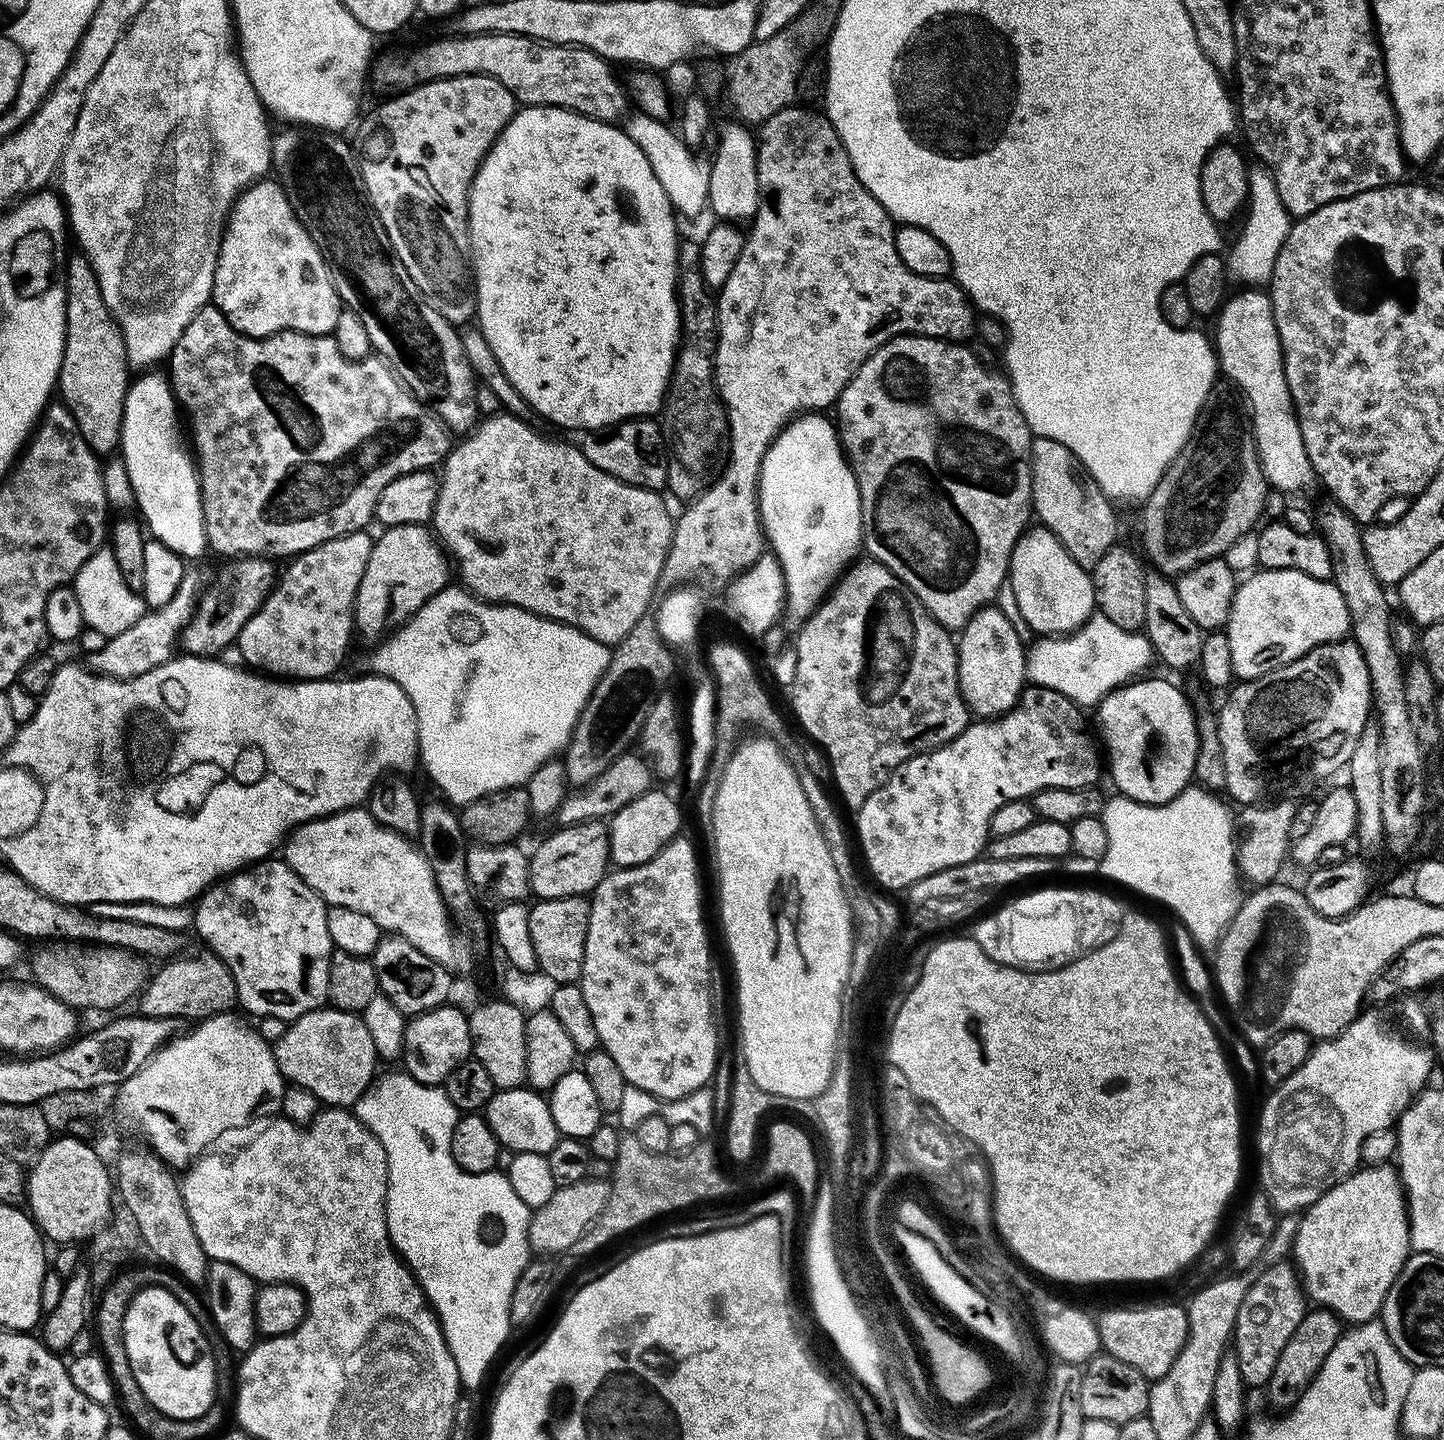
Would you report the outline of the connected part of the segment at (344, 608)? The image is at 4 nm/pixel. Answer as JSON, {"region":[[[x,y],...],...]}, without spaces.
{"region":[[[361,530],[358,532],[351,532],[345,536],[334,538],[330,542],[322,542],[318,546],[314,546],[308,552],[301,552],[299,556],[291,561],[292,564],[288,569],[279,573],[278,579],[269,592],[268,597],[265,598],[263,606],[256,611],[251,618],[246,622],[246,626],[242,626],[240,635],[238,637],[238,647],[240,649],[241,661],[249,669],[259,670],[261,673],[267,674],[272,678],[283,678],[288,682],[295,682],[297,680],[326,680],[337,675],[336,672],[344,664],[344,655],[348,652],[348,643],[354,637],[354,617],[356,614],[356,595],[358,594],[358,586],[362,582],[362,574],[366,574],[366,562],[370,562],[370,550],[372,549],[373,537],[367,536],[367,531]]]}

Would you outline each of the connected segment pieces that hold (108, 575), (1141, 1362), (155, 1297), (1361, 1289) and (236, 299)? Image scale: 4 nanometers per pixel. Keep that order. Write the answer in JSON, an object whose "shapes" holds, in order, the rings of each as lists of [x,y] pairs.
{"shapes":[[[[101,546],[90,559],[78,570],[74,581],[78,594],[78,602],[82,606],[82,618],[85,625],[103,636],[122,634],[129,626],[134,626],[138,618],[142,618],[146,611],[144,597],[139,592],[130,590],[118,571],[118,562],[114,562],[111,547]]],[[[1144,1304],[1141,1308],[1108,1308],[1096,1320],[1101,1349],[1107,1355],[1134,1366],[1148,1381],[1158,1381],[1170,1372],[1187,1342],[1187,1310],[1181,1304]]],[[[159,1286],[141,1287],[132,1296],[132,1300],[128,1303],[128,1308],[124,1311],[124,1353],[128,1355],[130,1366],[134,1370],[134,1378],[138,1382],[138,1386],[142,1390],[142,1394],[146,1394],[146,1398],[155,1408],[162,1414],[166,1414],[170,1418],[178,1418],[179,1420],[197,1420],[200,1416],[206,1415],[207,1412],[213,1411],[214,1404],[212,1399],[216,1396],[216,1356],[208,1349],[208,1340],[204,1337],[204,1332],[200,1329],[201,1321],[192,1315],[183,1302],[181,1302],[169,1288]]],[[[1388,1164],[1361,1167],[1326,1190],[1326,1194],[1322,1194],[1322,1198],[1314,1201],[1304,1212],[1291,1250],[1294,1268],[1307,1299],[1313,1305],[1335,1312],[1341,1321],[1352,1326],[1377,1319],[1394,1278],[1398,1278],[1410,1255],[1412,1243],[1408,1233],[1408,1213],[1406,1189],[1400,1182],[1400,1173]]],[[[265,178],[244,189],[232,203],[220,238],[218,266],[214,270],[212,300],[228,317],[235,332],[244,336],[272,336],[275,332],[305,332],[311,336],[327,336],[335,330],[342,311],[340,296],[332,281],[332,272],[310,238],[302,222],[294,214],[287,194],[275,178]]]]}

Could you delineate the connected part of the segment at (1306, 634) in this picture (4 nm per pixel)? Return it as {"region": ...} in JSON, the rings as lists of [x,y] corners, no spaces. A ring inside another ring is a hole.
{"region":[[[1298,570],[1253,571],[1237,583],[1228,615],[1232,671],[1241,681],[1257,680],[1318,646],[1345,639],[1351,627],[1346,598],[1332,580],[1310,578]]]}

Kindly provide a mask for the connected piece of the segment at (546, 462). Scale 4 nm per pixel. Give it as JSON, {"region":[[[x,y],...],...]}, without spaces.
{"region":[[[501,414],[499,416],[489,416],[481,419],[471,432],[463,437],[464,440],[455,445],[449,451],[448,455],[442,461],[442,469],[438,476],[438,487],[436,490],[436,505],[432,507],[431,527],[434,529],[435,535],[438,537],[441,545],[446,549],[449,557],[454,561],[454,568],[460,571],[459,583],[463,585],[467,591],[471,592],[479,600],[486,600],[490,604],[512,604],[516,608],[521,608],[527,612],[533,612],[536,616],[544,616],[548,620],[557,620],[560,624],[569,624],[572,628],[576,628],[580,632],[585,632],[590,638],[599,640],[602,644],[615,646],[622,642],[622,638],[626,638],[626,634],[630,630],[634,630],[634,626],[641,620],[643,616],[649,615],[648,603],[652,600],[652,591],[656,588],[656,583],[660,580],[660,571],[663,573],[666,568],[669,551],[672,547],[672,530],[674,527],[674,516],[668,513],[668,508],[664,505],[663,495],[660,492],[651,492],[645,488],[638,486],[630,486],[626,482],[622,482],[618,478],[614,478],[610,474],[606,474],[602,470],[598,470],[598,466],[594,466],[580,453],[579,447],[575,443],[567,444],[564,440],[555,440],[552,436],[543,436],[540,432],[532,429],[533,425],[527,420],[521,420],[520,417],[511,414]]]}

